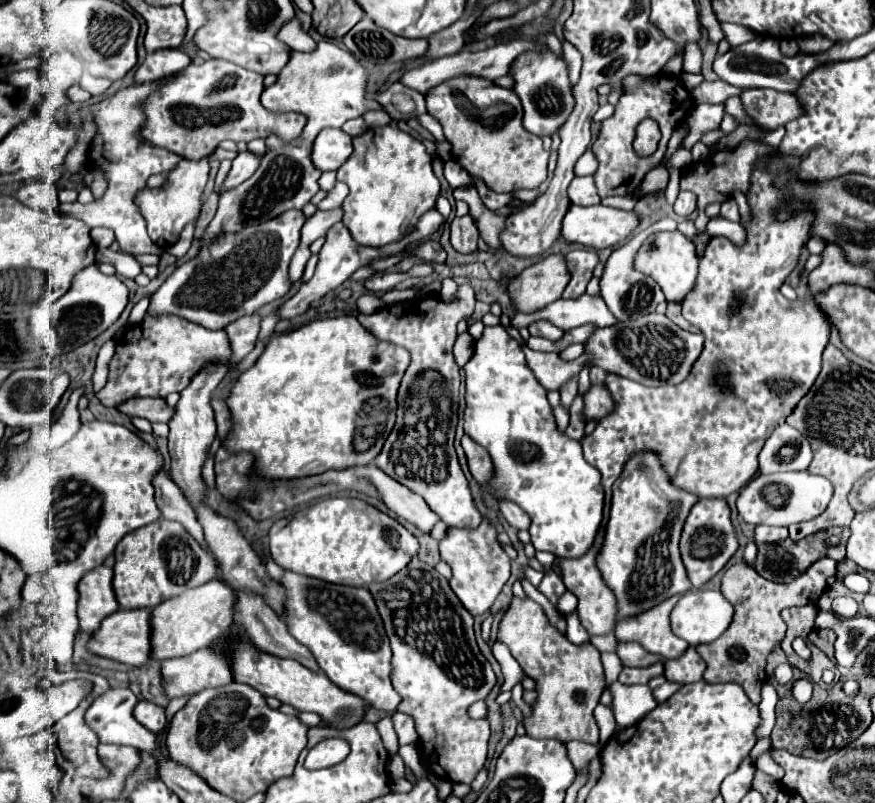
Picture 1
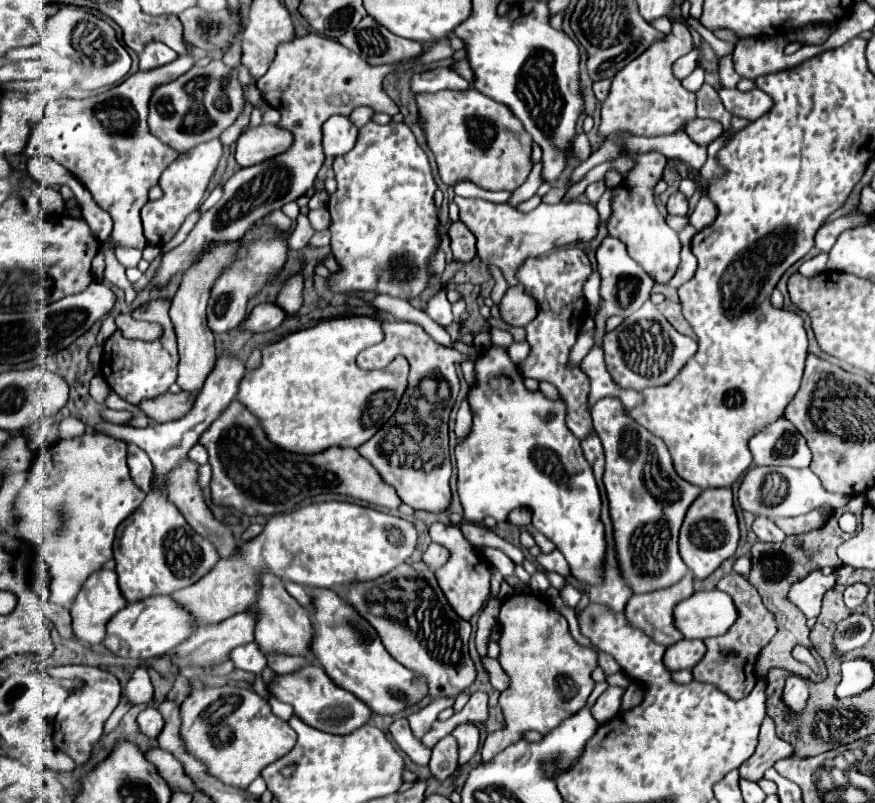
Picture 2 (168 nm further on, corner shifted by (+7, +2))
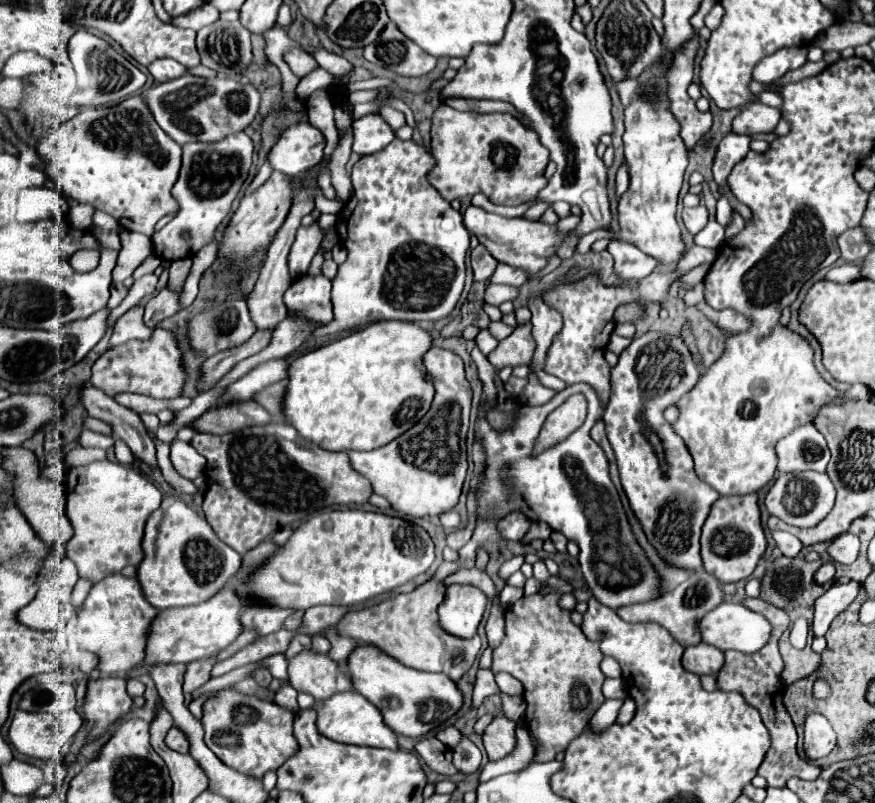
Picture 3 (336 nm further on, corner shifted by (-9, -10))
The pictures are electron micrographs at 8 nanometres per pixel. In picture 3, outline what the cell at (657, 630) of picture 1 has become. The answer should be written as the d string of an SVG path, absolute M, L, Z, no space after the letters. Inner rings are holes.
M700 570L700 572L694 572L686 582L682 582L674 590L660 596L658 600L650 600L650 602L644 602L644 604L622 606L616 612L626 622L656 622L656 624L664 626L686 648L686 646L694 646L694 644L700 642L700 630L698 630L700 618L722 602L724 602L724 592L722 592L720 582L714 576L710 576L708 572Z

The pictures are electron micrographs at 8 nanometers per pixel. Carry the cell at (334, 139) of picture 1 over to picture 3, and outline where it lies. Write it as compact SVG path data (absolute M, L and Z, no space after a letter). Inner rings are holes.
M366 114L354 120L354 146L352 150L360 156L382 150L394 140L394 130L386 124L380 114Z

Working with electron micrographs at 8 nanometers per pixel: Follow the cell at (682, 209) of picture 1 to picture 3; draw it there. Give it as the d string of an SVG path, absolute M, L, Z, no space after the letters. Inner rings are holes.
M702 204L696 208L684 208L682 210L682 222L690 234L698 234L708 222L708 210Z

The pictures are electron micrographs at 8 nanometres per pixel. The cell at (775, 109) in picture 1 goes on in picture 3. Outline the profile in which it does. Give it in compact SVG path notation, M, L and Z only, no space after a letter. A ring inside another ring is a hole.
M752 104L744 108L732 122L732 132L736 134L758 134L758 132L772 132L780 120L780 110L764 106L764 104Z

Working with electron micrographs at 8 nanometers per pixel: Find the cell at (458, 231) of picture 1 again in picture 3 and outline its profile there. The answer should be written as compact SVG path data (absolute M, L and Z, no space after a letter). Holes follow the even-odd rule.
M482 244L472 250L470 258L472 258L472 268L474 268L474 280L486 282L488 278L492 278L494 270L496 270L496 266L498 266L498 260L492 258Z

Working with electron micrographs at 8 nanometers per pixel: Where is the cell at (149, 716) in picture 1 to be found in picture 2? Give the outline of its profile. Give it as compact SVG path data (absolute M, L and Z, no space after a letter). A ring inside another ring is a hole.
M146 708L146 710L142 710L138 714L138 726L140 726L142 734L146 734L152 740L156 740L156 736L162 732L164 718L162 718L158 708Z

